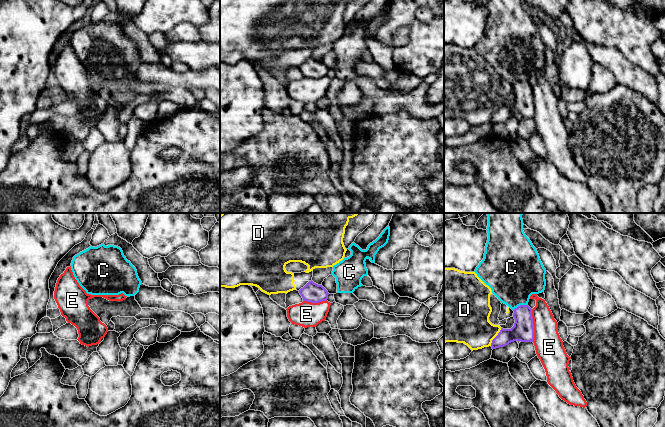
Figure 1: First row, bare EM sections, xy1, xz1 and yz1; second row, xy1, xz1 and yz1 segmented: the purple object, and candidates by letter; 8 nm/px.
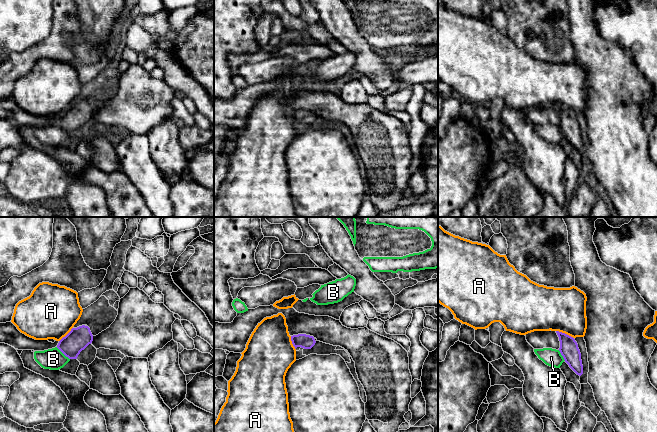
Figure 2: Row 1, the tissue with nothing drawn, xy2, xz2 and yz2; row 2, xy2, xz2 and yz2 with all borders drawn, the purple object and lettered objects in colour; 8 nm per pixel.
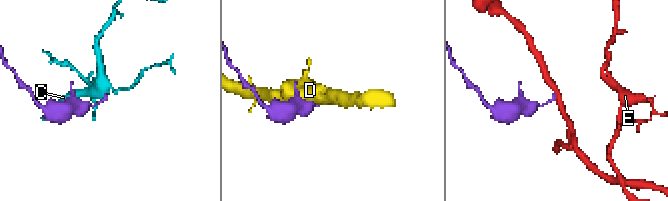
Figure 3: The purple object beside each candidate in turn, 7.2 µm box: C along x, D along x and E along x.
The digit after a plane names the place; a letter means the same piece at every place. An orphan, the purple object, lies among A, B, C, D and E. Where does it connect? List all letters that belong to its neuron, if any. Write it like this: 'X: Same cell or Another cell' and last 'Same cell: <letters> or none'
A: Another cell
B: Another cell
C: Another cell
D: Another cell
E: Another cell
Same cell: none

